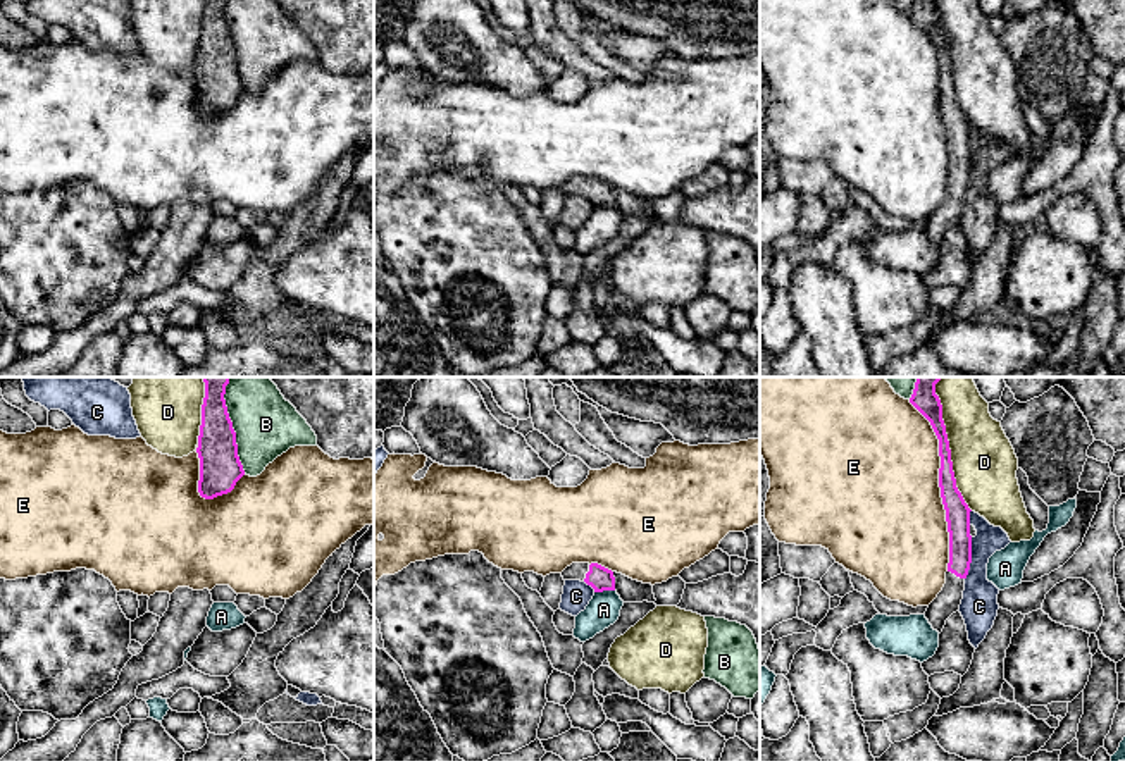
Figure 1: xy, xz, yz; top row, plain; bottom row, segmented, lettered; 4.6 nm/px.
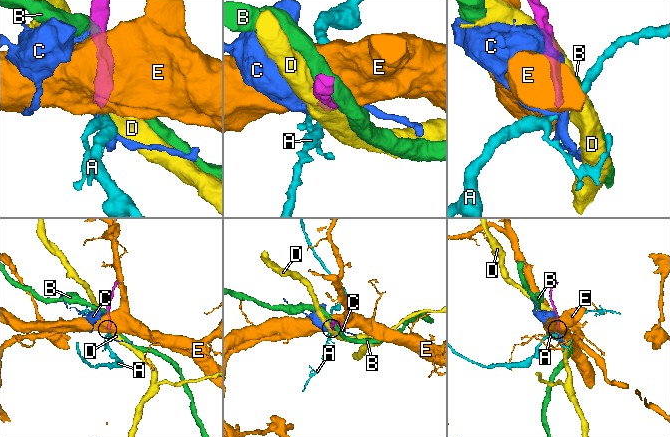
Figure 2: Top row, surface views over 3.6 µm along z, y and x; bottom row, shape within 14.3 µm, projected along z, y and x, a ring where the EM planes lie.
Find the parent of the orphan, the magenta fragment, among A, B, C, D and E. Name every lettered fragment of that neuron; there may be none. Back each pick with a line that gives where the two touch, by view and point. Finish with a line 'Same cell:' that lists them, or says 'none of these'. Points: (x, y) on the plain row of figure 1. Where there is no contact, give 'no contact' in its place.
Same cell: none of these

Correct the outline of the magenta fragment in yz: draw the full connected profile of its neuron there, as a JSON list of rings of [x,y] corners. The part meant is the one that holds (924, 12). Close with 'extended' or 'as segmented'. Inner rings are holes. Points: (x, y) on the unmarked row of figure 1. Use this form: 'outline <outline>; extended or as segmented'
outline [[[915,0],[910,17],[930,36],[939,53],[939,102],[946,124],[949,146],[949,177],[946,198],[937,212],[929,219],[925,232],[939,248],[946,234],[960,224],[965,193],[972,177],[970,122],[956,102],[951,64],[942,34],[942,19],[935,9],[935,0]]]; extended

